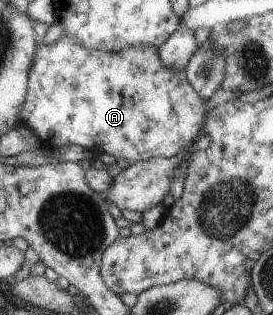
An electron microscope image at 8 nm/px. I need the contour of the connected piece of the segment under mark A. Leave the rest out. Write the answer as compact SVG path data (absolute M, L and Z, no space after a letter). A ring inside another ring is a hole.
M62 36L51 44L38 46L29 70L28 86L18 123L29 126L44 148L51 151L77 145L93 152L96 157L124 158L129 163L190 153L193 142L203 135L209 110L207 101L189 85L184 72L175 72L161 62L155 46L133 46L121 52L109 52L83 48L73 42L73 38Z

